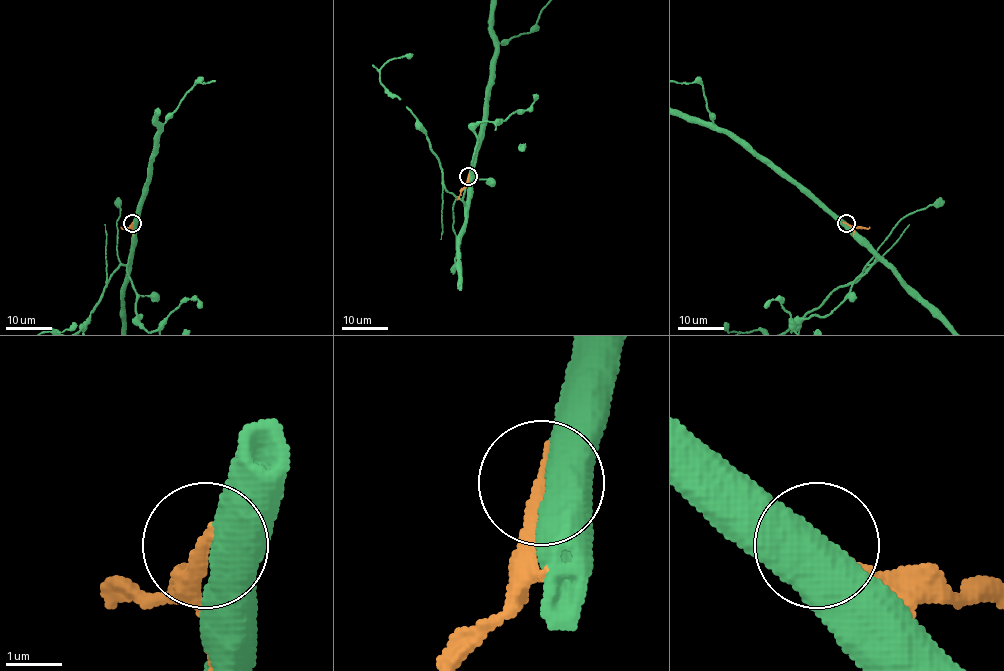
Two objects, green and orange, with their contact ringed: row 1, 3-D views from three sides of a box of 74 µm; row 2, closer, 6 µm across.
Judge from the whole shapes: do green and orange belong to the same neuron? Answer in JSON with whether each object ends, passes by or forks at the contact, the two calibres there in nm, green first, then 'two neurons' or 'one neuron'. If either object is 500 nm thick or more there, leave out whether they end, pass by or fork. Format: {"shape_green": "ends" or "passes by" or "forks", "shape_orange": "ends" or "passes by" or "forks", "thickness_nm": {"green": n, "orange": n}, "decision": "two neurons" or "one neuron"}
{"thickness_nm": {"green": 550, "orange": 280}, "decision": "two neurons"}

